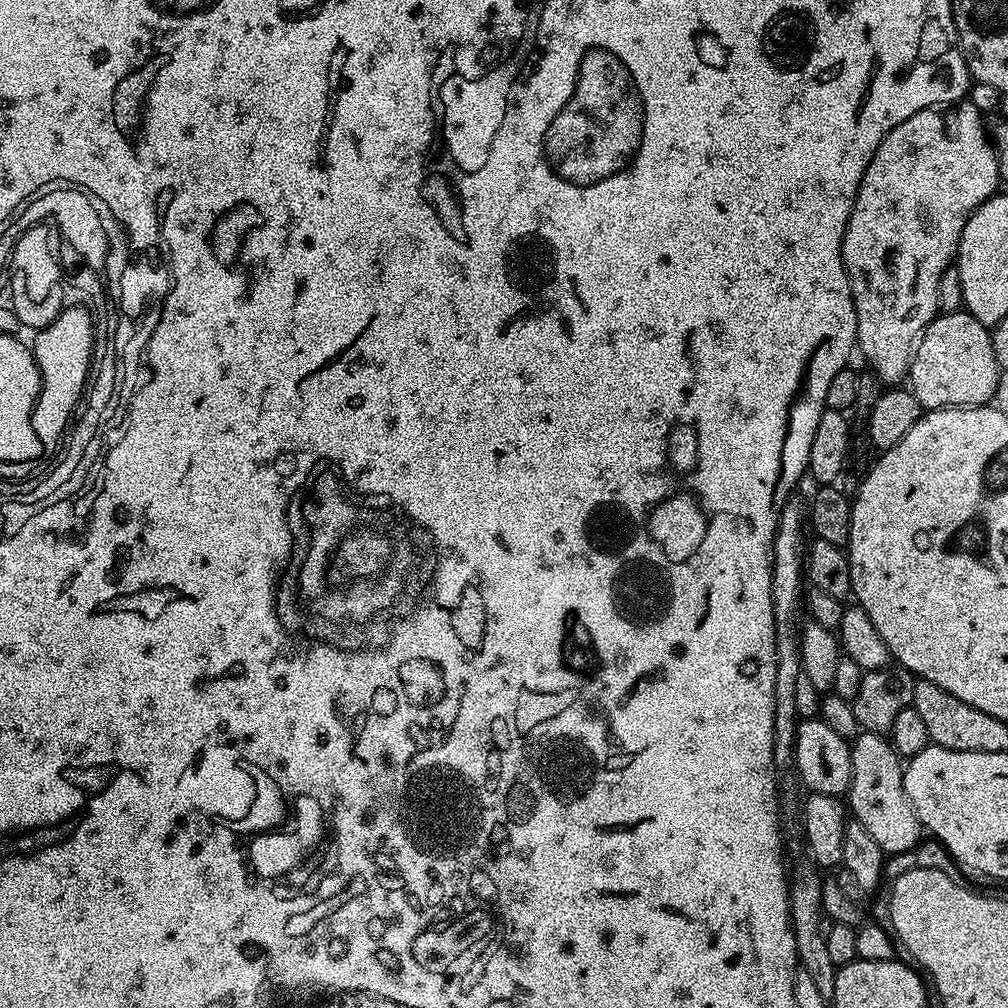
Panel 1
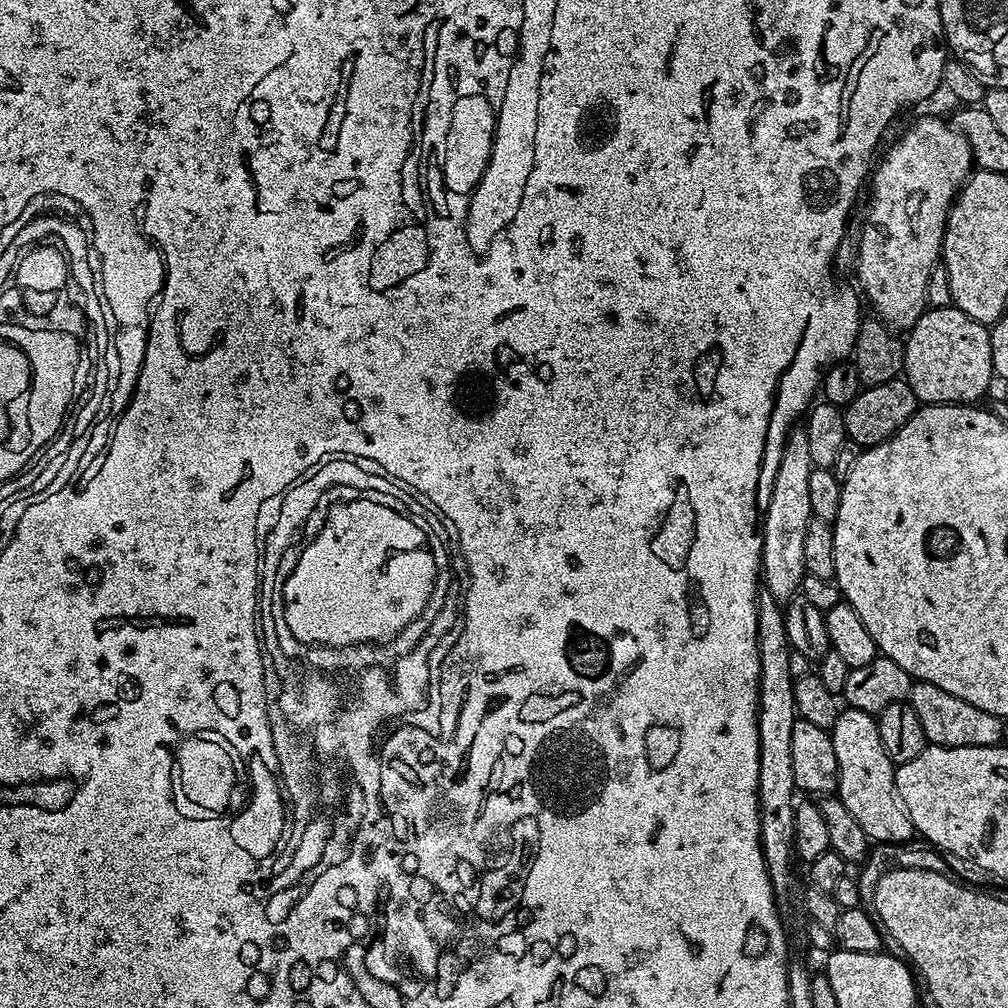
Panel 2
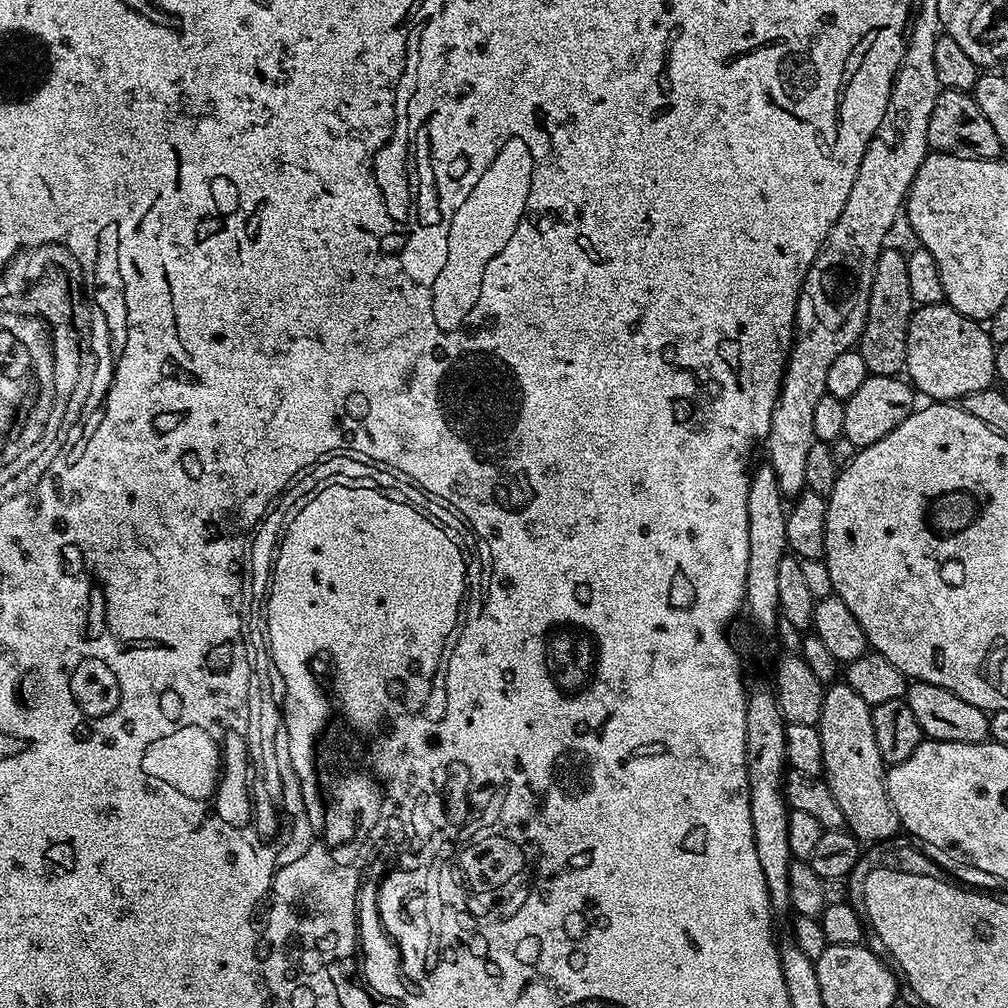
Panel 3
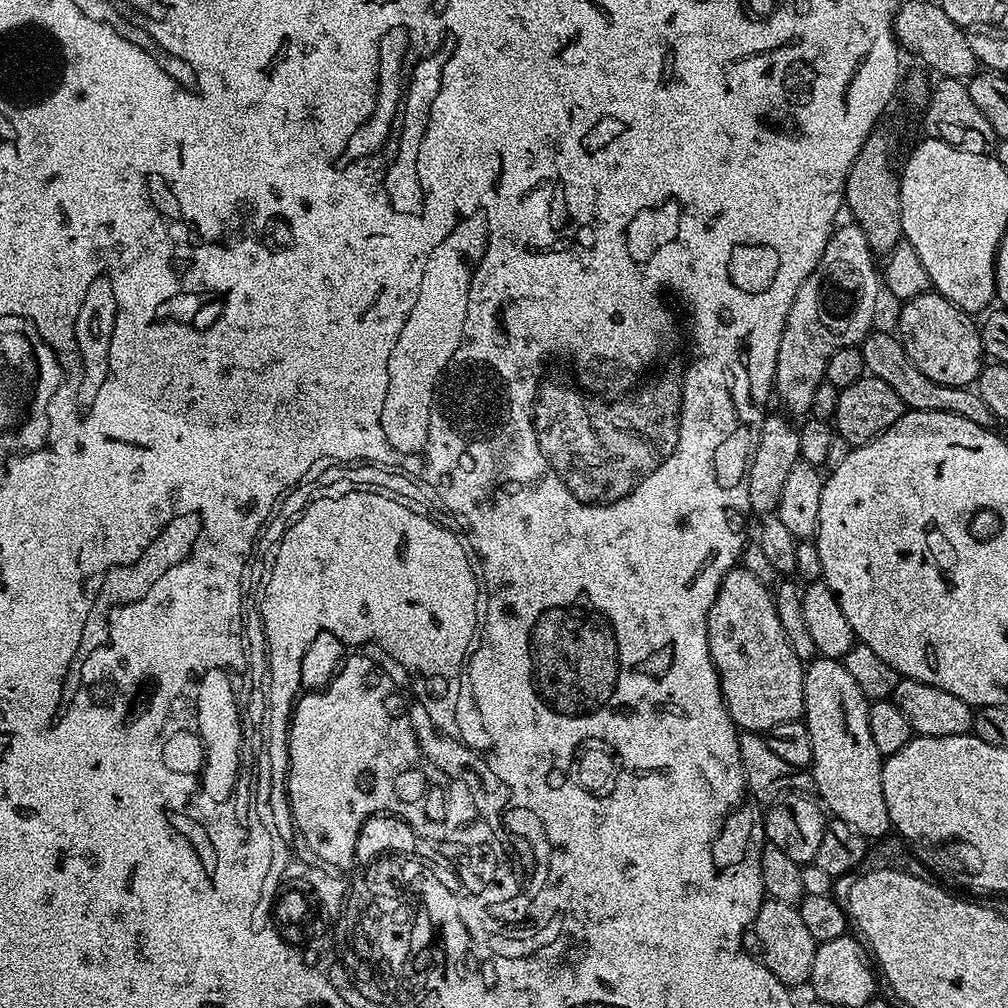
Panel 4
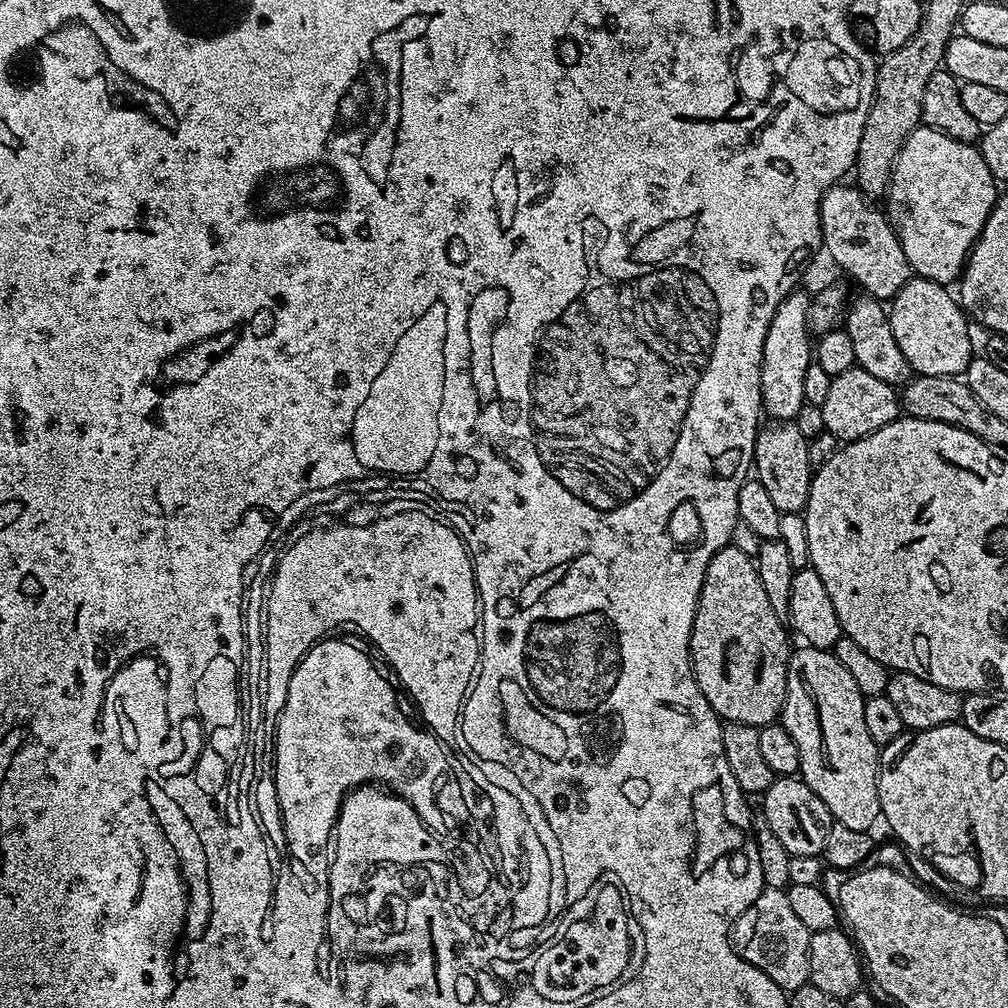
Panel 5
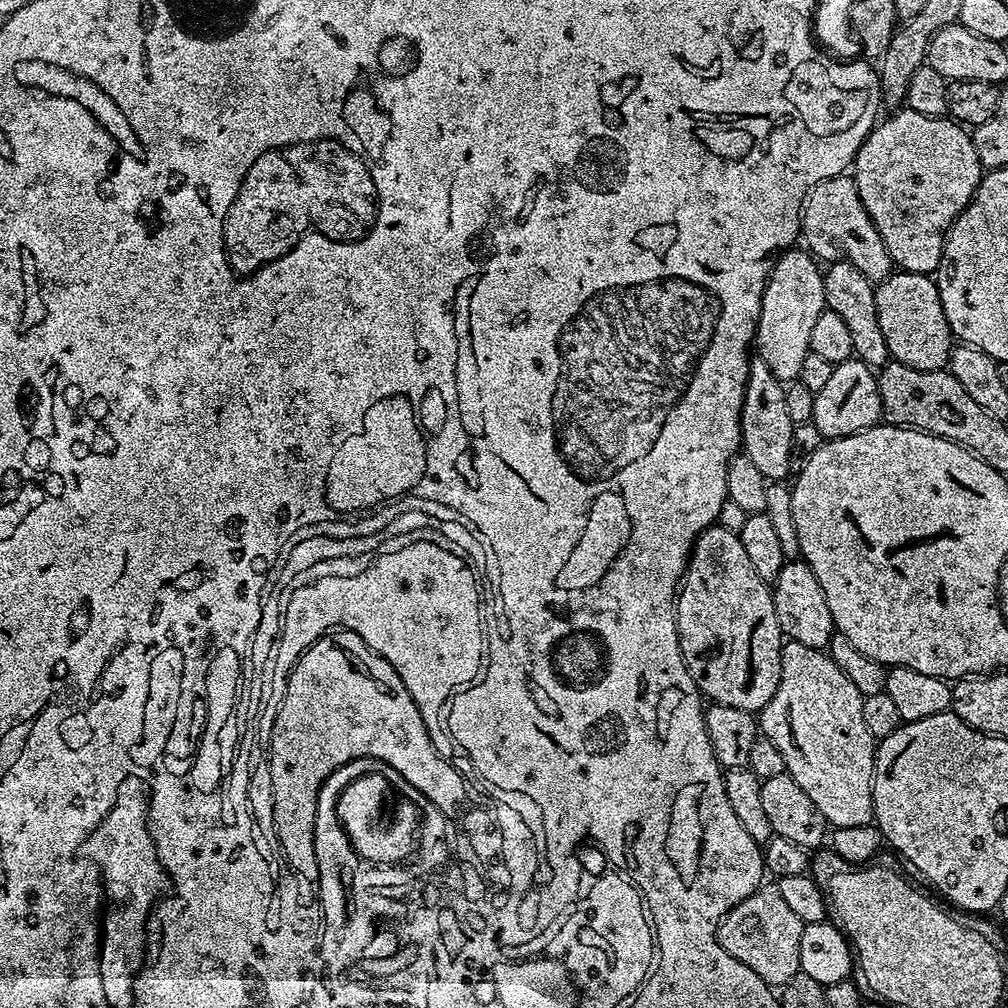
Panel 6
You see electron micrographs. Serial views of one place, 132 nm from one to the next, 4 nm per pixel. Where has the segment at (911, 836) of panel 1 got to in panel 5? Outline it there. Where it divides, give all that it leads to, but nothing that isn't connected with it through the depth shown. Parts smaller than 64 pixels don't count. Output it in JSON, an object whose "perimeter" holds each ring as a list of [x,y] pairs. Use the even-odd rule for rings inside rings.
{"perimeter":[[[800,646],[800,649],[793,651],[788,658],[788,681],[786,682],[786,698],[784,699],[784,708],[780,711],[779,719],[782,721],[785,730],[792,735],[794,742],[798,742],[798,758],[800,759],[799,775],[808,783],[810,790],[814,790],[814,794],[818,794],[818,798],[822,798],[822,802],[826,802],[826,806],[830,810],[833,821],[842,826],[850,826],[850,830],[862,830],[868,832],[875,826],[876,820],[881,819],[880,799],[878,798],[878,774],[880,773],[880,754],[881,749],[874,742],[874,738],[870,738],[870,733],[866,731],[866,721],[862,714],[866,697],[858,690],[854,678],[850,678],[850,673],[846,670],[846,666],[842,666],[842,662],[838,662],[838,658],[829,649],[826,648],[810,648]]]}

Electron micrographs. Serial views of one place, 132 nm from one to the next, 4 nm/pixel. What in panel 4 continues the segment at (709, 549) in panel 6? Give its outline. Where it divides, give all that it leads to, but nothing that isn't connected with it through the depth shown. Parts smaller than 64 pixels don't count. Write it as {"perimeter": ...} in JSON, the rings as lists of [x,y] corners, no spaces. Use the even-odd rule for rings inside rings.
{"perimeter":[[[737,566],[722,578],[708,615],[708,649],[720,679],[720,689],[730,718],[737,729],[746,732],[766,734],[781,722],[798,720],[804,715],[805,665],[798,654],[794,654],[790,642],[786,642],[786,630],[782,630],[782,622],[778,622],[778,610],[772,598],[769,585],[754,578],[750,570]]]}

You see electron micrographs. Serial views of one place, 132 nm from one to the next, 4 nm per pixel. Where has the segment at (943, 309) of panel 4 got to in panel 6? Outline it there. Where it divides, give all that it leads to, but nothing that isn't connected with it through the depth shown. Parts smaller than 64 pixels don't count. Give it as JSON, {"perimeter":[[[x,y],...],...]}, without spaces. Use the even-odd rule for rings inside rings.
{"perimeter":[[[897,271],[875,285],[876,309],[878,310],[878,326],[882,326],[882,338],[886,338],[886,346],[891,359],[902,362],[914,370],[941,371],[952,355],[954,337],[946,322],[946,310],[942,310],[942,298],[938,294],[938,286],[931,275],[922,272]]]}

